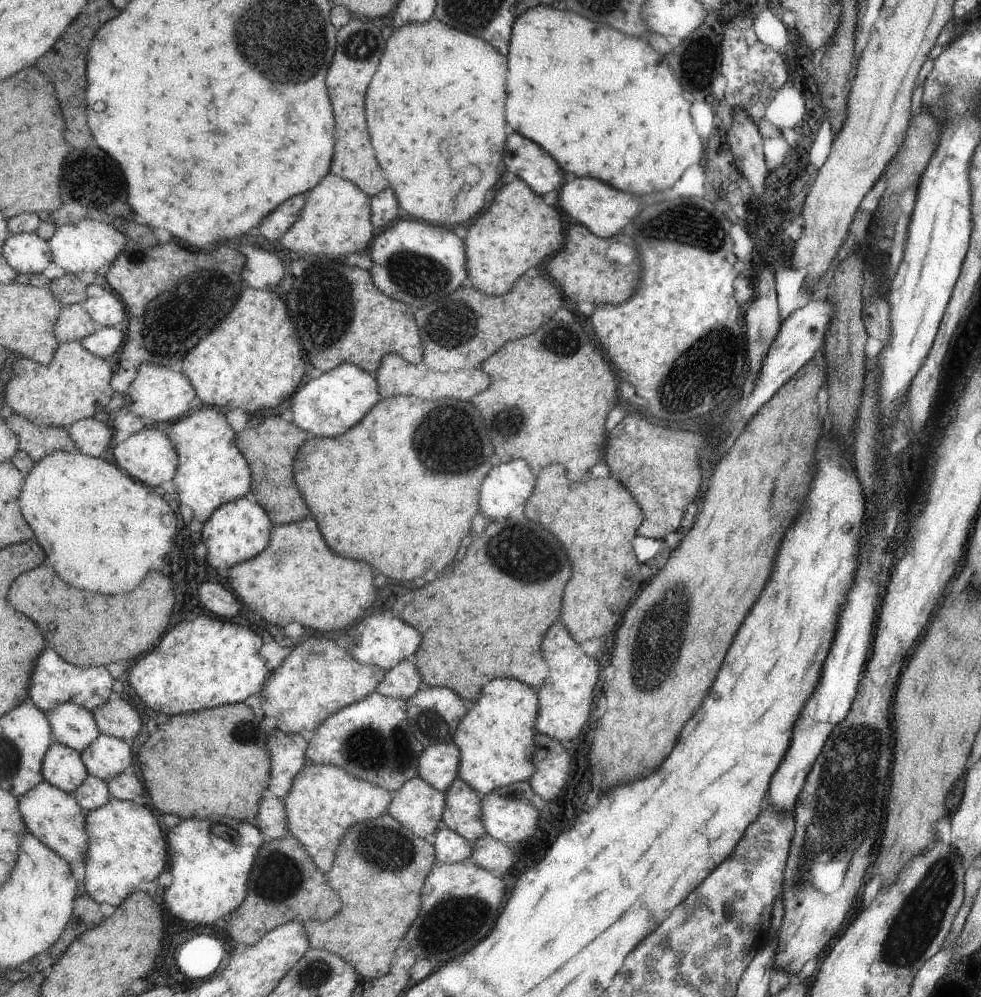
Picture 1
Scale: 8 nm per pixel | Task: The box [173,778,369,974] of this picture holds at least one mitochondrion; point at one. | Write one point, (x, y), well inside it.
(278, 873)

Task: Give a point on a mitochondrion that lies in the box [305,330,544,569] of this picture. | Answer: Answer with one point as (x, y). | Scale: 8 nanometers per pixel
(444, 446)

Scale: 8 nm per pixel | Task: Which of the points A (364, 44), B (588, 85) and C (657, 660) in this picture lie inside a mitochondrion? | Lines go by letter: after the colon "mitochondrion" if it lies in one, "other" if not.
A: mitochondrion
B: other
C: mitochondrion

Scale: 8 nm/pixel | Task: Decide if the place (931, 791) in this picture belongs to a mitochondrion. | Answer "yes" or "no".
no

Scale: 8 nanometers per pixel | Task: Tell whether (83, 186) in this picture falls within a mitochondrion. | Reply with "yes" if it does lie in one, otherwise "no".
yes

